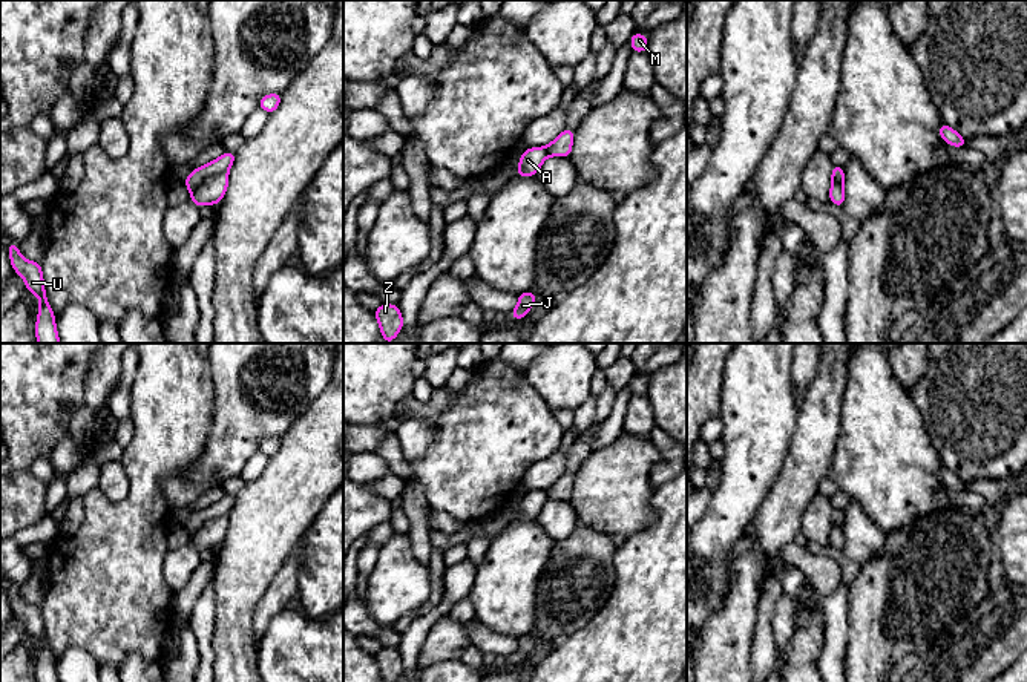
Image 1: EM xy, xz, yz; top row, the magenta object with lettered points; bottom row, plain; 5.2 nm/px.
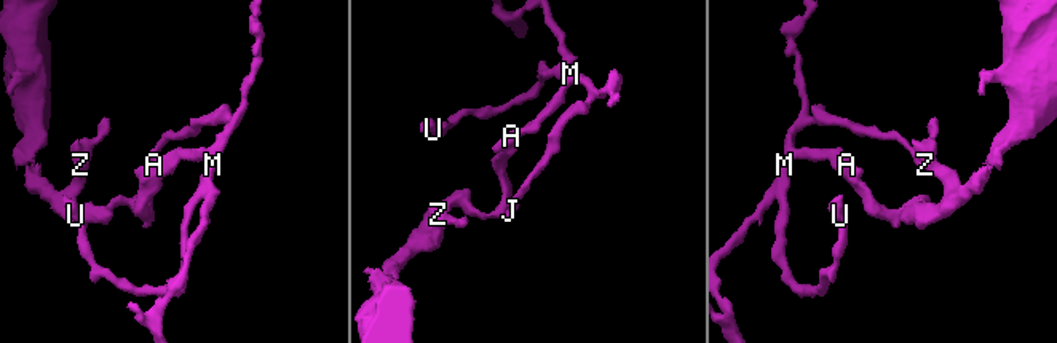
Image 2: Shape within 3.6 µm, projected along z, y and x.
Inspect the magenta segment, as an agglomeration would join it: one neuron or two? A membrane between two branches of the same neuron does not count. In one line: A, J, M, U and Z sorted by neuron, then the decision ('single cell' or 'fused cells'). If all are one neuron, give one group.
A J M U / Z | fused cells

